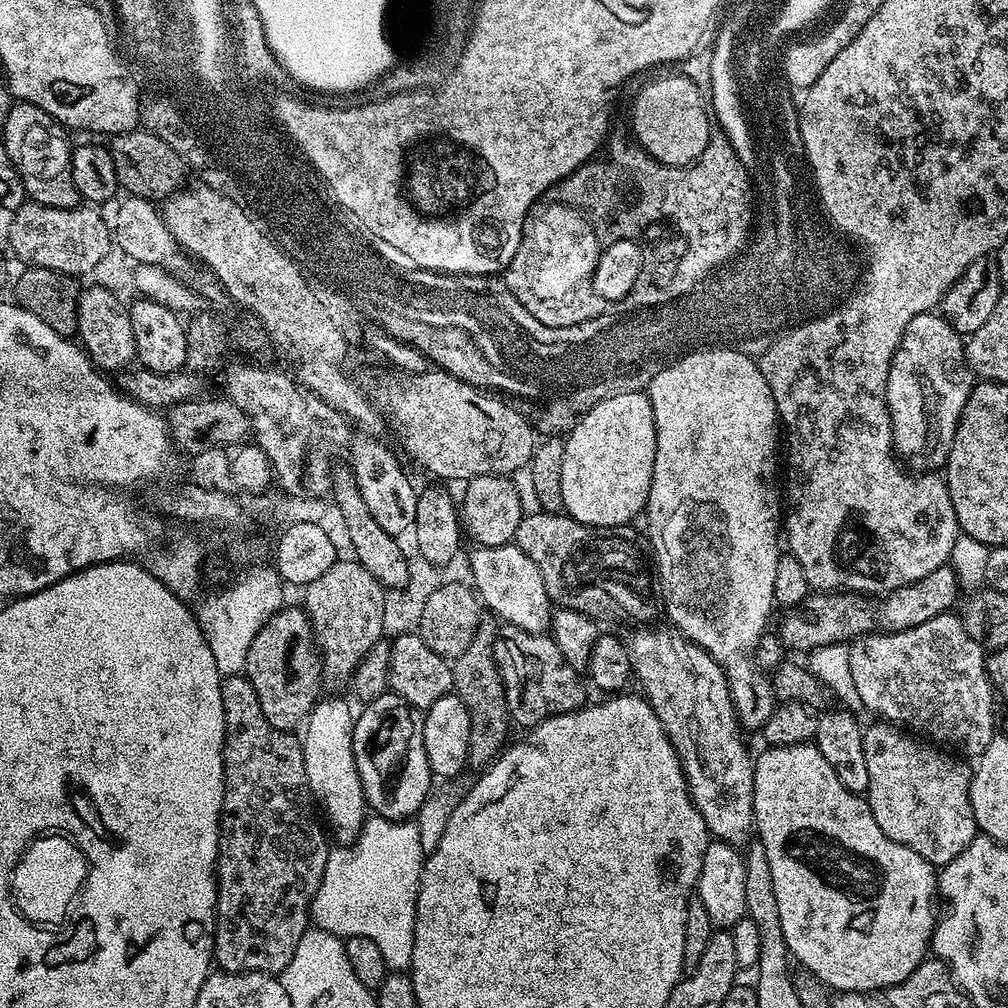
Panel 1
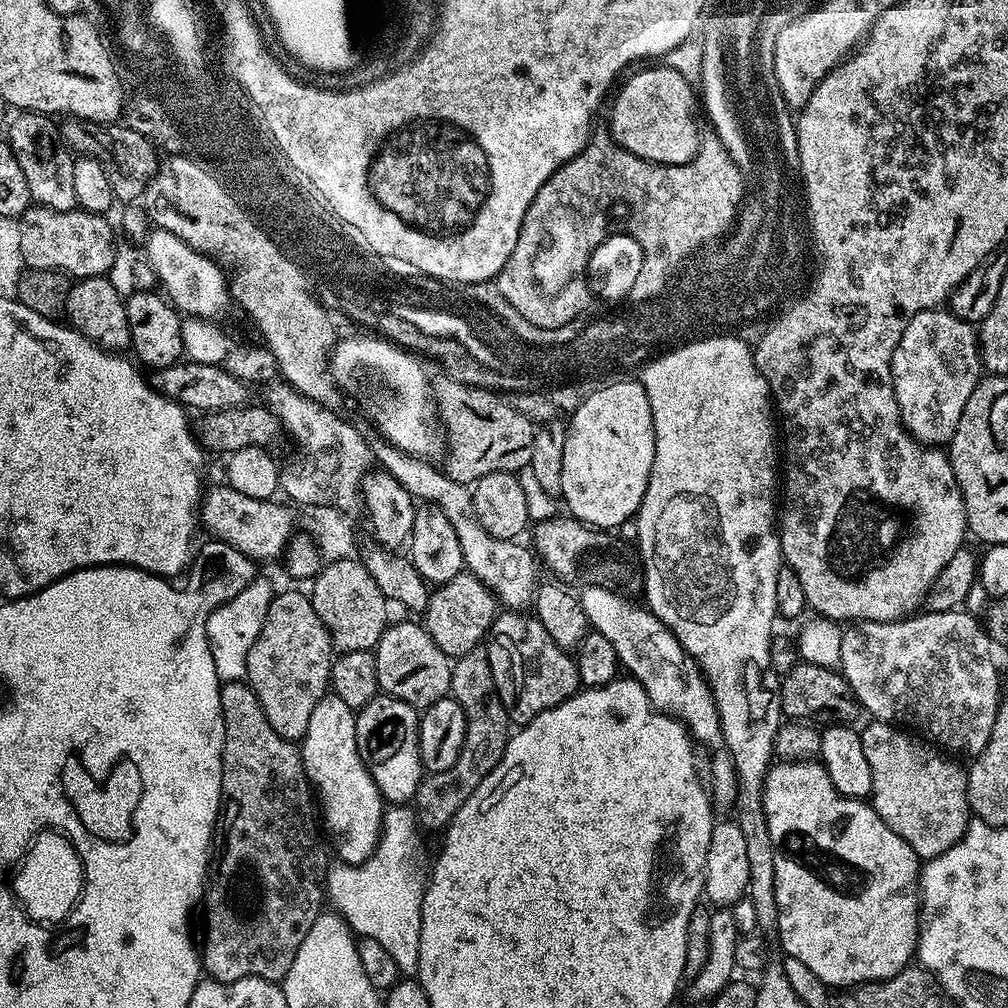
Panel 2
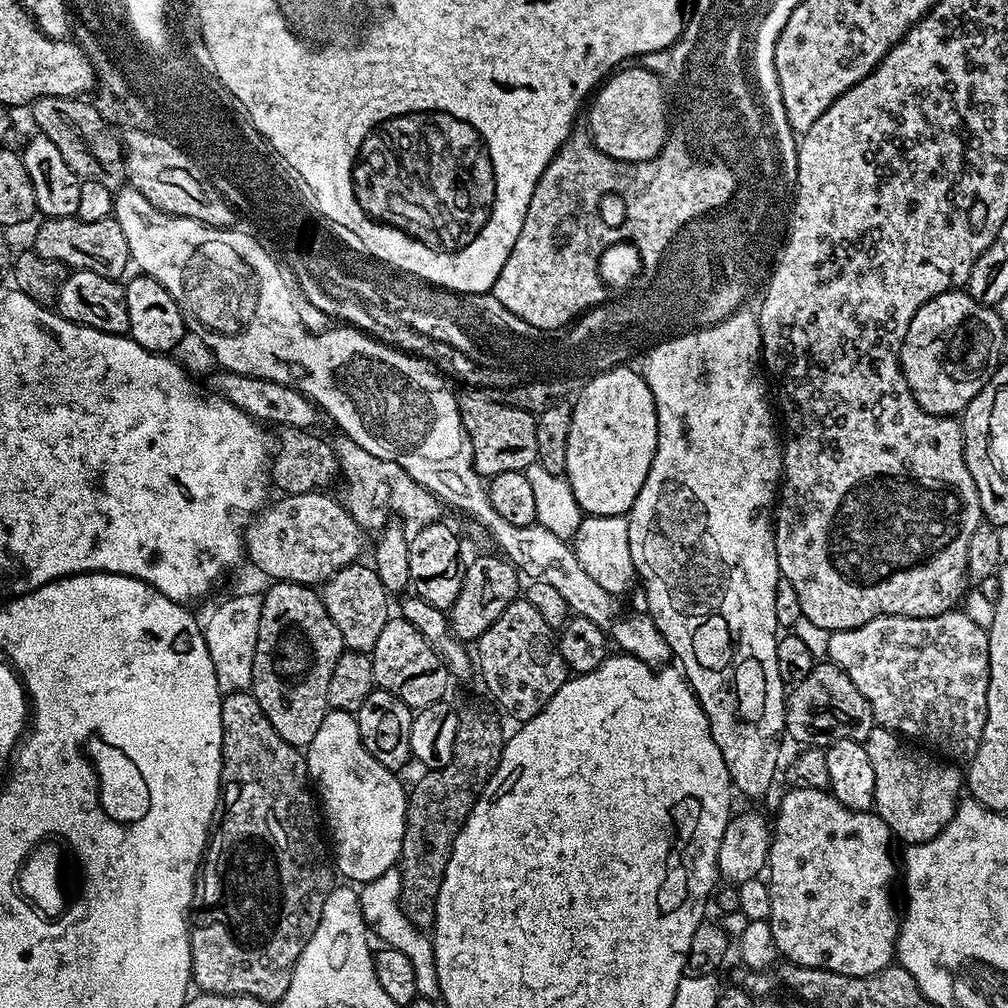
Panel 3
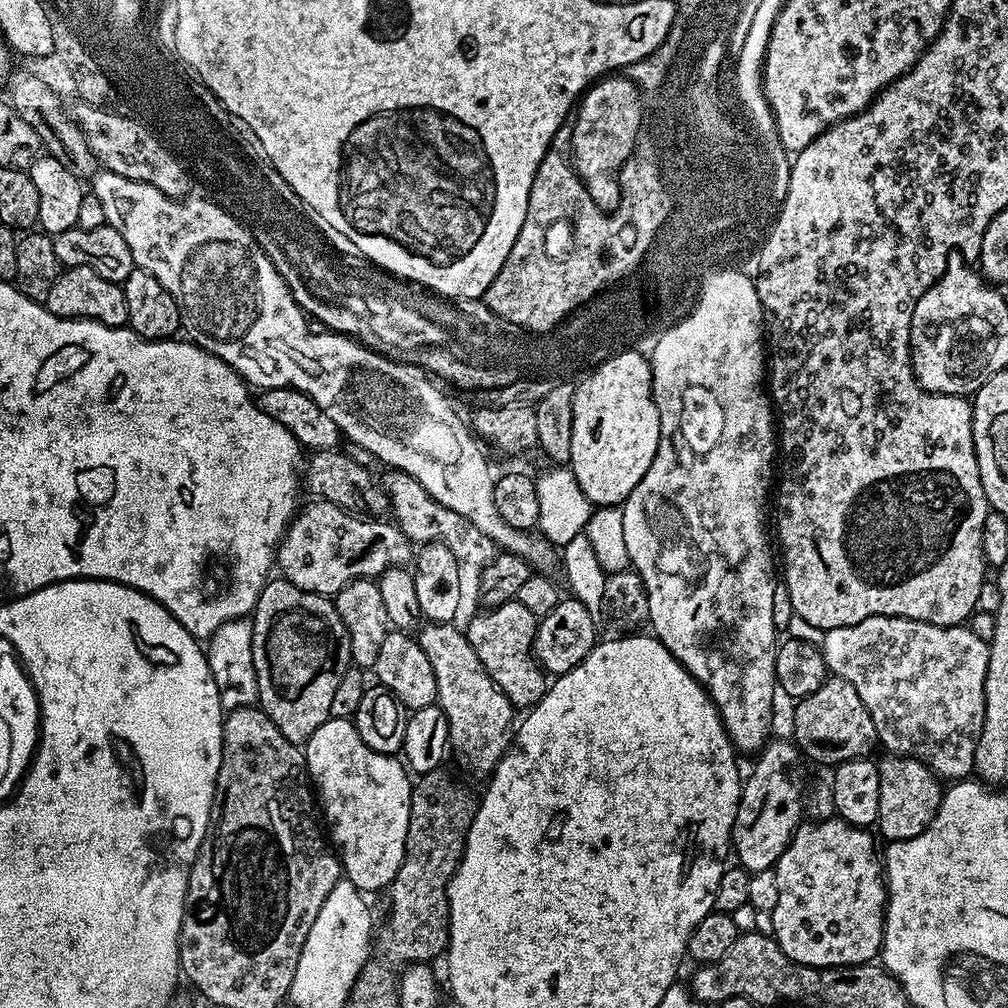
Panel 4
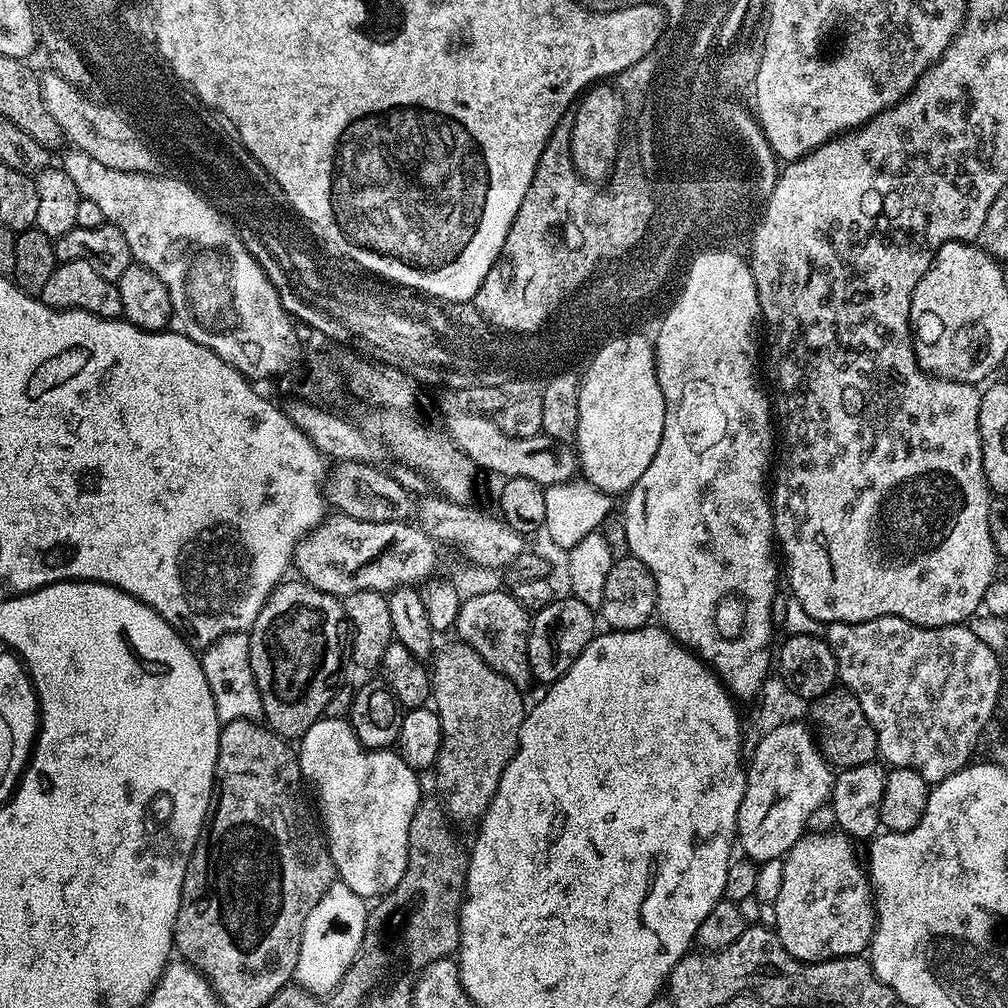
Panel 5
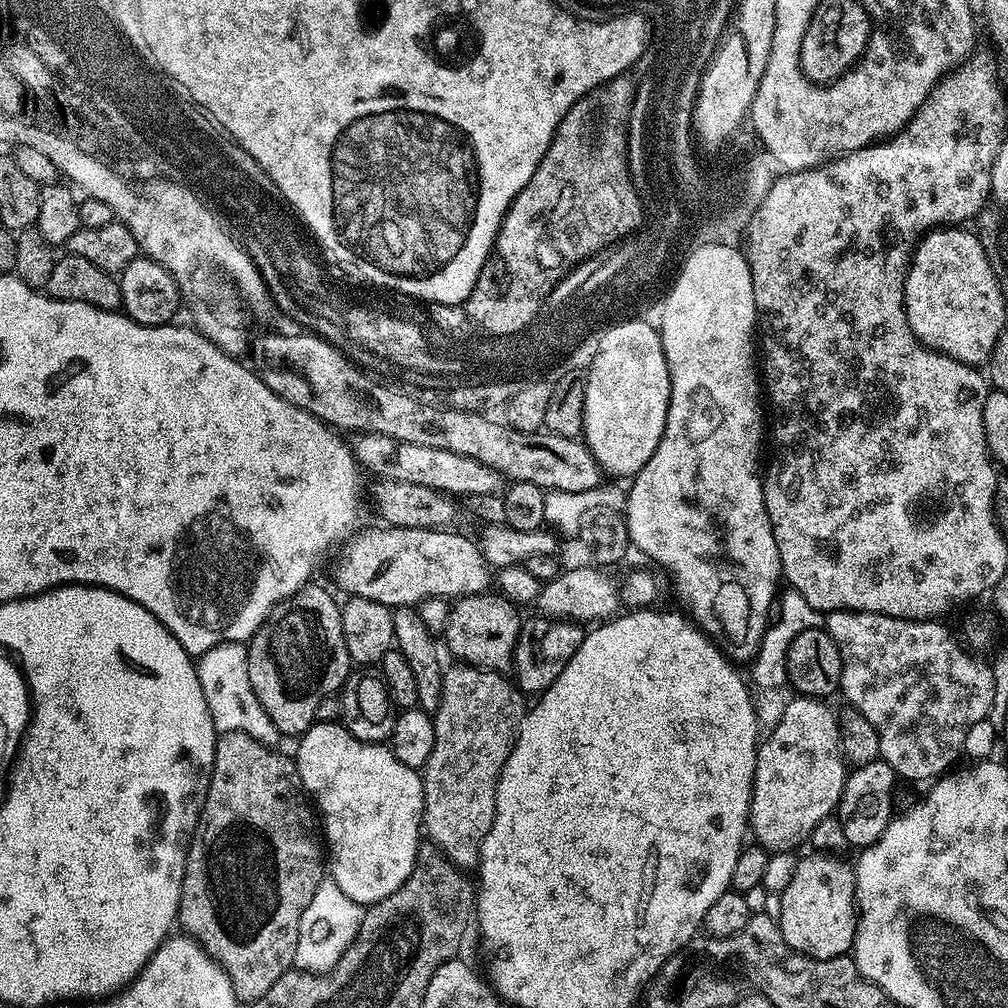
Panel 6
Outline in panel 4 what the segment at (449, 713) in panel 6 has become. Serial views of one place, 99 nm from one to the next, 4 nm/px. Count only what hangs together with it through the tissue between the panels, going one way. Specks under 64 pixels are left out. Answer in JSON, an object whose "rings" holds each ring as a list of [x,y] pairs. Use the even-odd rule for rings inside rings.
{"rings":[[[428,622],[419,629],[418,639],[426,658],[430,658],[430,666],[434,666],[436,704],[446,714],[451,755],[456,755],[457,762],[470,775],[487,777],[496,771],[496,765],[509,751],[514,709],[506,694],[486,674],[486,666],[478,662],[478,654],[474,654],[467,635],[456,627],[455,623]]]}

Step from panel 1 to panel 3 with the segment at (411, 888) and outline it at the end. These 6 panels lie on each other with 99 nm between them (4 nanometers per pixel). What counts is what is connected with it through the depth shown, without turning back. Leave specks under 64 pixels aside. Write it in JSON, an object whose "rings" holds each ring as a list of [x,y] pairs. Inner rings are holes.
{"rings":[[[393,870],[374,878],[359,889],[360,905],[364,911],[364,923],[369,925],[371,931],[389,948],[402,950],[406,958],[410,958],[410,966],[414,966],[417,997],[426,1000],[439,1001],[441,999],[438,986],[438,972],[434,966],[434,950],[432,937],[427,931],[415,928],[410,918],[400,905],[400,874]]]}

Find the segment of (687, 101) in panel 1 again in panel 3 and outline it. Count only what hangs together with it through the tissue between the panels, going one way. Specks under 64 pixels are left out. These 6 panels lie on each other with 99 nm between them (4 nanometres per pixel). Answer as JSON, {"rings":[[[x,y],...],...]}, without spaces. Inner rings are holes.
{"rings":[[[643,65],[632,66],[619,69],[597,89],[586,119],[597,149],[620,160],[648,161],[658,156],[668,142],[667,89],[659,75]]]}

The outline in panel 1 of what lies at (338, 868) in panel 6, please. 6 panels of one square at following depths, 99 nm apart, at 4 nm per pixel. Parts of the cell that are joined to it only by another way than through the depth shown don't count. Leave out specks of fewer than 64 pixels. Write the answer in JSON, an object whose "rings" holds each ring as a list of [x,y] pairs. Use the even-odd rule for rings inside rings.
{"rings":[[[324,698],[312,707],[302,728],[306,782],[312,791],[313,801],[318,802],[323,815],[324,812],[328,815],[331,835],[334,840],[336,835],[335,843],[340,846],[348,846],[355,841],[366,819],[366,801],[352,745],[353,723],[354,712],[348,709],[346,701]]]}

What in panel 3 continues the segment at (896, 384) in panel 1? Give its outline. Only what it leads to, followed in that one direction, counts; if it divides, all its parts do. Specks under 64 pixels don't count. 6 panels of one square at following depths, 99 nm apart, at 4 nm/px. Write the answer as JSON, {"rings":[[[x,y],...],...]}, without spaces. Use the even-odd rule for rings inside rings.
{"rings":[[[949,290],[923,304],[918,314],[914,314],[900,347],[900,368],[918,406],[922,406],[922,410],[931,416],[955,417],[963,413],[964,407],[979,394],[982,386],[986,386],[986,382],[1000,367],[1000,347],[1004,344],[1004,332],[1006,325],[999,311],[995,307],[978,303],[967,291]]]}

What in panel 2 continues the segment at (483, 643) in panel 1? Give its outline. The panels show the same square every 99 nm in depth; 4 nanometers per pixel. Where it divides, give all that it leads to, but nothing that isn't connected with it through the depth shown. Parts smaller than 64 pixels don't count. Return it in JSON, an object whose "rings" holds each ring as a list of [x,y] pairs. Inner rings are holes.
{"rings":[[[481,646],[470,650],[470,654],[455,657],[450,696],[458,702],[458,706],[462,706],[466,718],[466,734],[458,762],[454,762],[450,770],[425,775],[416,788],[414,811],[421,829],[447,829],[454,814],[458,814],[460,807],[472,797],[474,790],[478,790],[480,783],[500,765],[500,759],[508,745],[510,721],[494,686],[487,647]]]}

